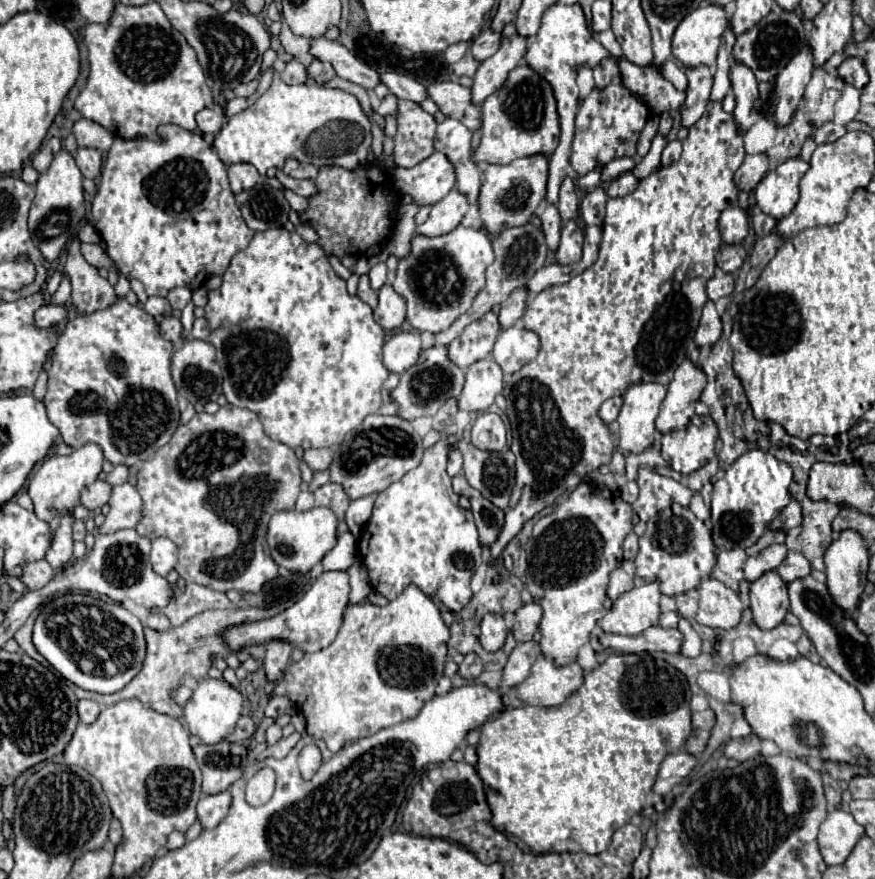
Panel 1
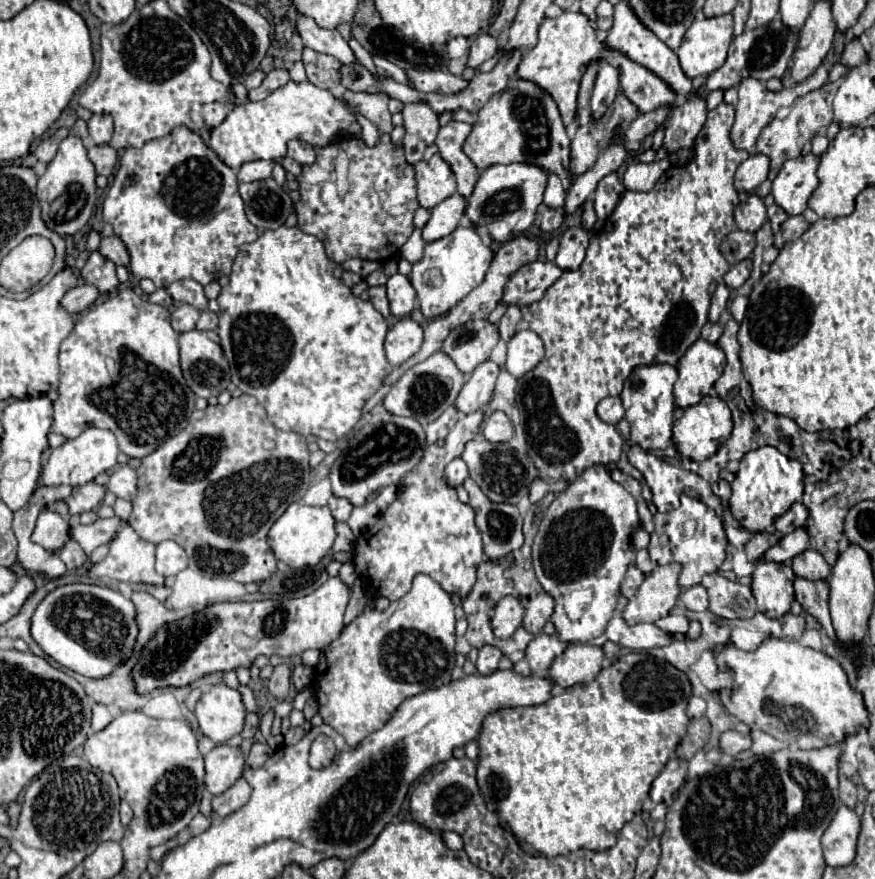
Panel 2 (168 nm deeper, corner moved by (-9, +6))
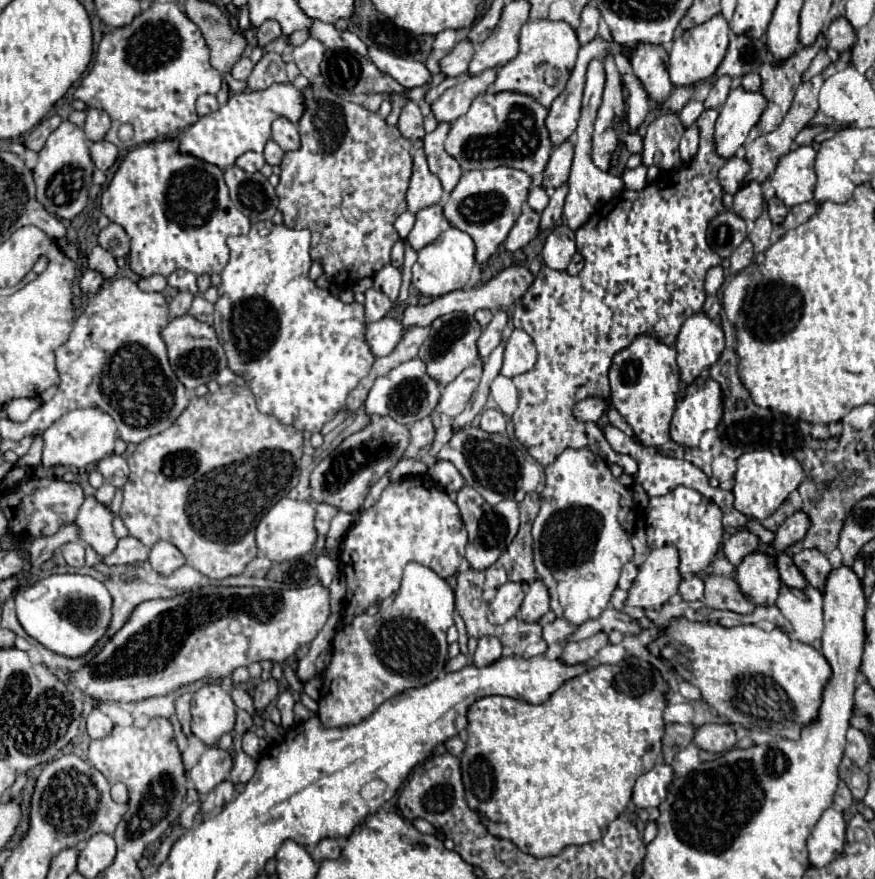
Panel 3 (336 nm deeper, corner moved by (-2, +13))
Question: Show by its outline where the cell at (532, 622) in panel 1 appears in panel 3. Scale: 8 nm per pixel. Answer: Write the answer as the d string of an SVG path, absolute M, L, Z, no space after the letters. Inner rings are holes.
M541 580L529 584L525 600L521 604L521 618L525 622L537 622L543 614L549 612L549 592Z

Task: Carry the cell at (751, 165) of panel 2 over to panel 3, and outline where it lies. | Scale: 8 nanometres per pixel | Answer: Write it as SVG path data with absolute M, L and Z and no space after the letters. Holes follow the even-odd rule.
M729 158L725 166L719 170L719 184L727 194L735 194L741 188L745 174L749 172L749 164L745 158Z

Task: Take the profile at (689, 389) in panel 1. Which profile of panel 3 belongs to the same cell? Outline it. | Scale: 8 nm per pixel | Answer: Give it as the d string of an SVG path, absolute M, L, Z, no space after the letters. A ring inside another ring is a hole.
M697 312L681 326L675 348L681 380L689 384L701 374L701 370L713 366L719 360L725 348L723 328L705 312Z

